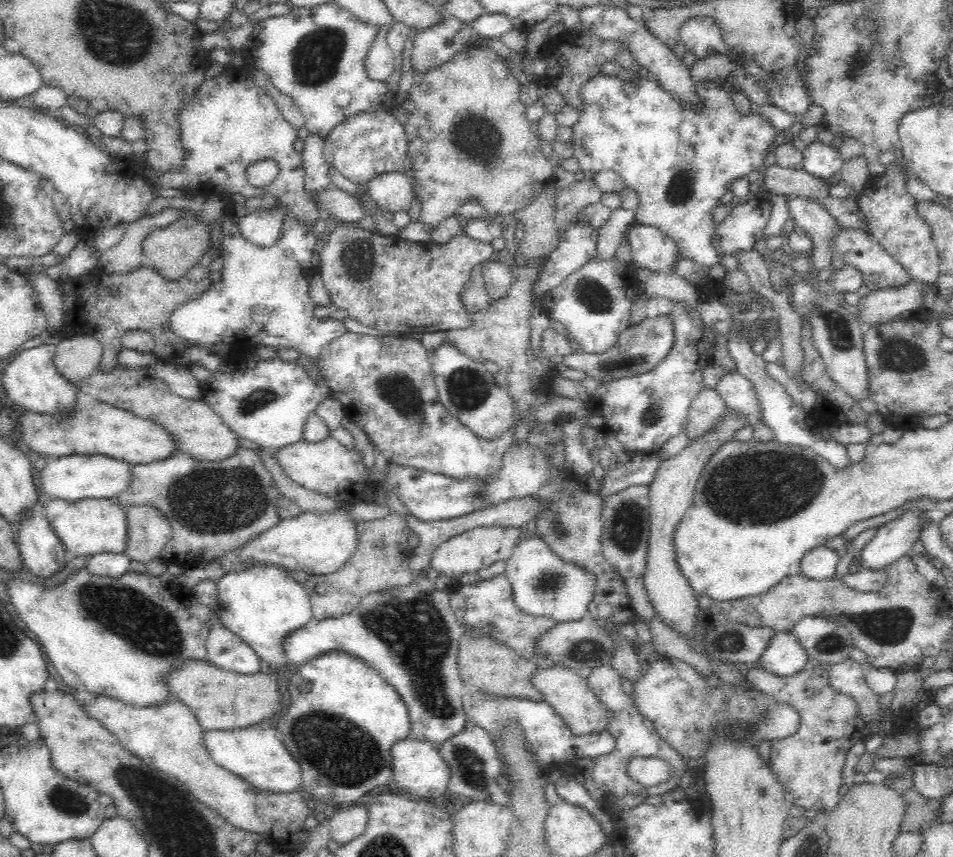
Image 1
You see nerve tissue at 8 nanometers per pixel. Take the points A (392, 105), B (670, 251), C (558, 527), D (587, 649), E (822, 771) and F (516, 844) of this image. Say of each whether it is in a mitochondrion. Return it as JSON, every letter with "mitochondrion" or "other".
{"A":"other","B":"other","C":"mitochondrion","D":"mitochondrion","E":"other","F":"other"}

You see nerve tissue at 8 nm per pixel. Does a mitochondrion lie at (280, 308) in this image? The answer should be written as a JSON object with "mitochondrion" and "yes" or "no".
{"mitochondrion":"no"}

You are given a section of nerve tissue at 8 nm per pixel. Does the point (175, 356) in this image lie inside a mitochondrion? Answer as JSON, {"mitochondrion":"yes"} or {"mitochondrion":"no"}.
{"mitochondrion":"no"}

